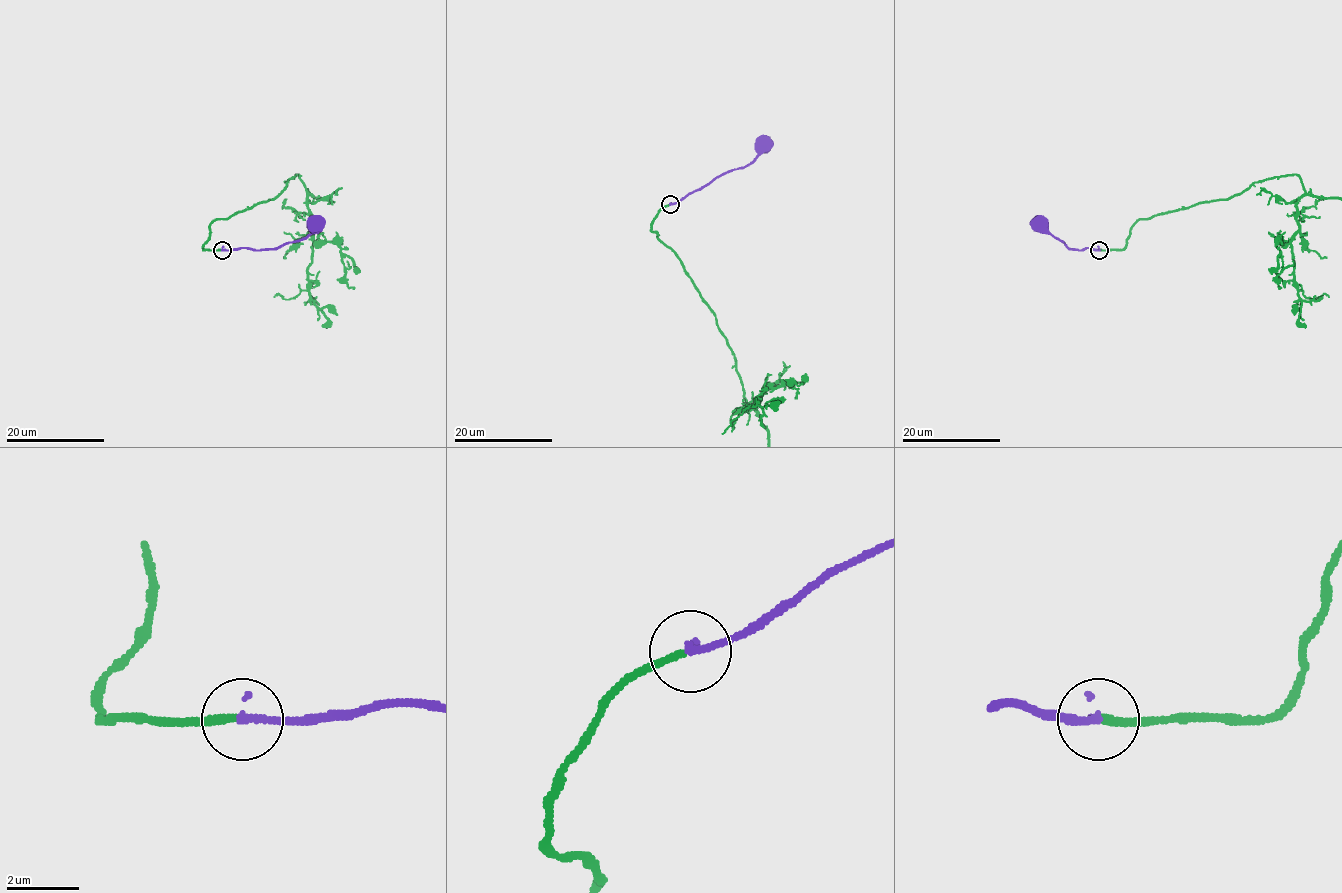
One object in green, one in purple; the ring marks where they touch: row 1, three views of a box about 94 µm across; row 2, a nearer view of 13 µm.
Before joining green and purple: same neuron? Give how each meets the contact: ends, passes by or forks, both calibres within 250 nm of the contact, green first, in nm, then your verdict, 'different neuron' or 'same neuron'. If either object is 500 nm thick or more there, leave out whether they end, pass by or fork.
green ends; purple ends; calibres 200 and 220 nm; same neuron

